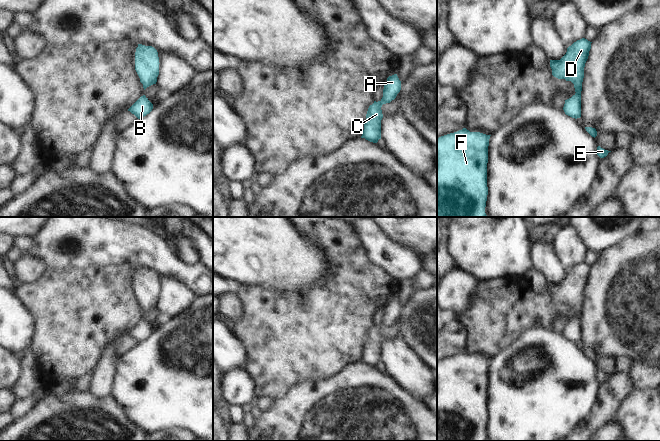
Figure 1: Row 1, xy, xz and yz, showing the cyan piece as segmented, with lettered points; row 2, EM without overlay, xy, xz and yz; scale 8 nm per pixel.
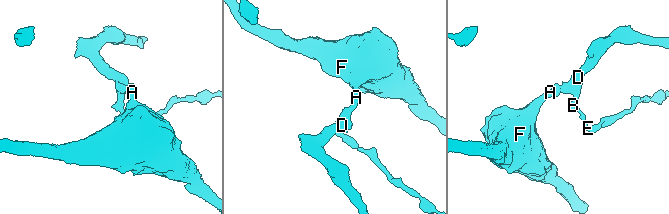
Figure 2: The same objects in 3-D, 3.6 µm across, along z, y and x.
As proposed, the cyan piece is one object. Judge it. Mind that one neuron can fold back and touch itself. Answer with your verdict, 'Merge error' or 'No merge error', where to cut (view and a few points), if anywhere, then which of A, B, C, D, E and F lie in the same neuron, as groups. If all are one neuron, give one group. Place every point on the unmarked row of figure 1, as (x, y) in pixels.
No merge error. No split. Groups: A B C D E F

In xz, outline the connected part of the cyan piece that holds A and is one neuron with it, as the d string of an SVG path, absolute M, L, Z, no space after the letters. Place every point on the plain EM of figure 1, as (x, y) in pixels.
M397 298L389 300L384 309L382 323L378 326L374 325L368 332L361 362L365 362L373 367L377 367L381 363L381 344L383 342L381 331L383 328L390 327L394 324L400 314L401 305Z

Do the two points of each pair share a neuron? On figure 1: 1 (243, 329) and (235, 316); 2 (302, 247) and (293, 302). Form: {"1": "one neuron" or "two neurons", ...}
{"1": "two neurons", "2": "two neurons"}

